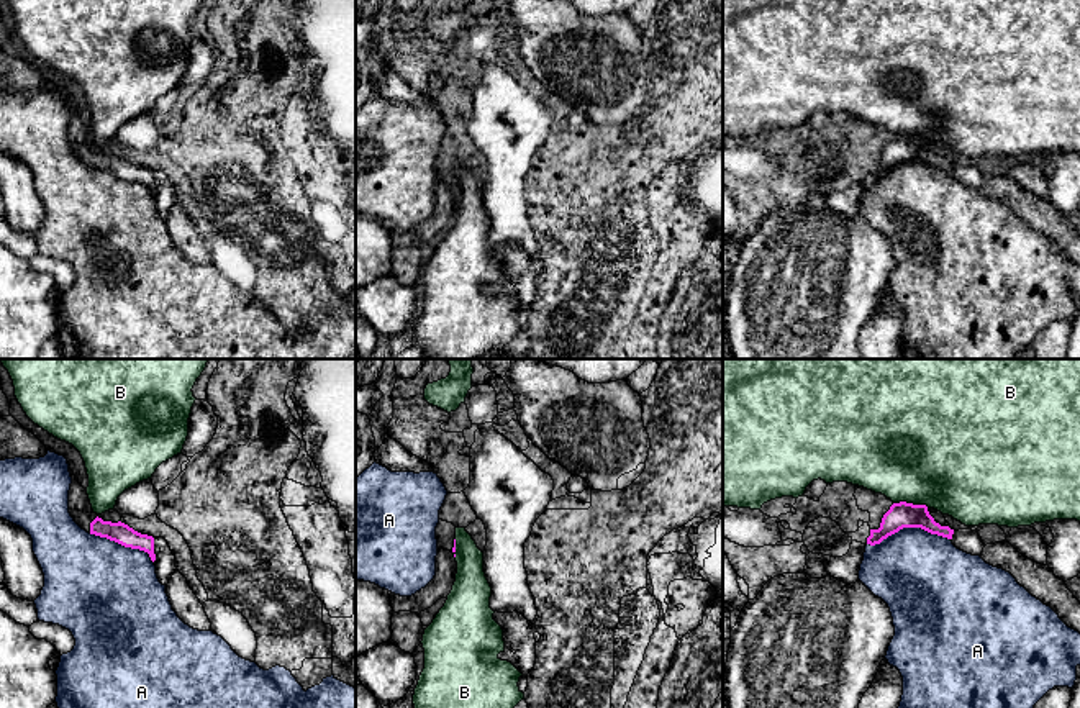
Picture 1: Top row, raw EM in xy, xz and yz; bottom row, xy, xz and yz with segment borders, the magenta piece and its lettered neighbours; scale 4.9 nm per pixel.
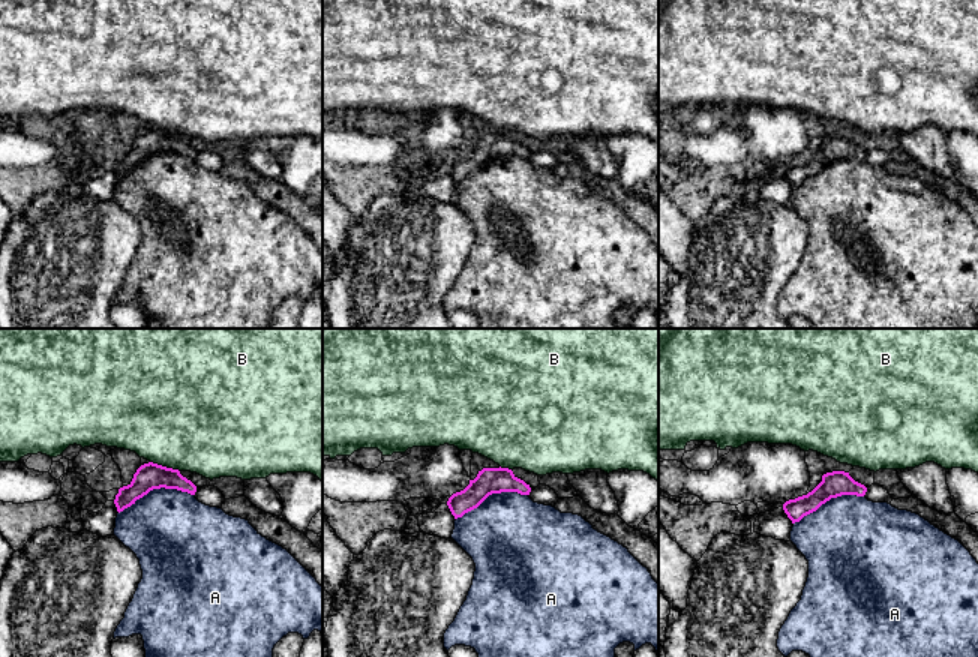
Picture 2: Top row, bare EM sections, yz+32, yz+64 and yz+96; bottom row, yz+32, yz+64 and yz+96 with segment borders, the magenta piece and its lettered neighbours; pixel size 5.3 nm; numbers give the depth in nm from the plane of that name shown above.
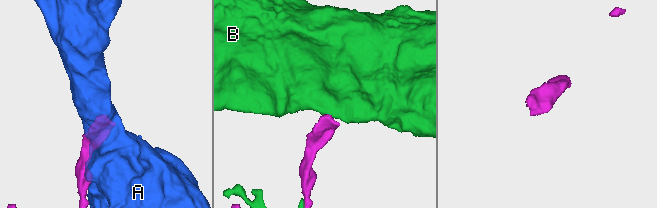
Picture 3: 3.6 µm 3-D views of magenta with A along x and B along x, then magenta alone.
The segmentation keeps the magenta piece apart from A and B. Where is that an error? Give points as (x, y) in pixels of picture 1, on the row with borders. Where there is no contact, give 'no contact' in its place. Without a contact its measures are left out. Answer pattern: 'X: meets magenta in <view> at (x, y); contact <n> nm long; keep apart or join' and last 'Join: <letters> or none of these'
A: meets magenta in yz at (908, 526); contact 400 nm long; keep apart
B: meets magenta in yz at (912, 503); contact 180 nm long; keep apart
Join: none of these

